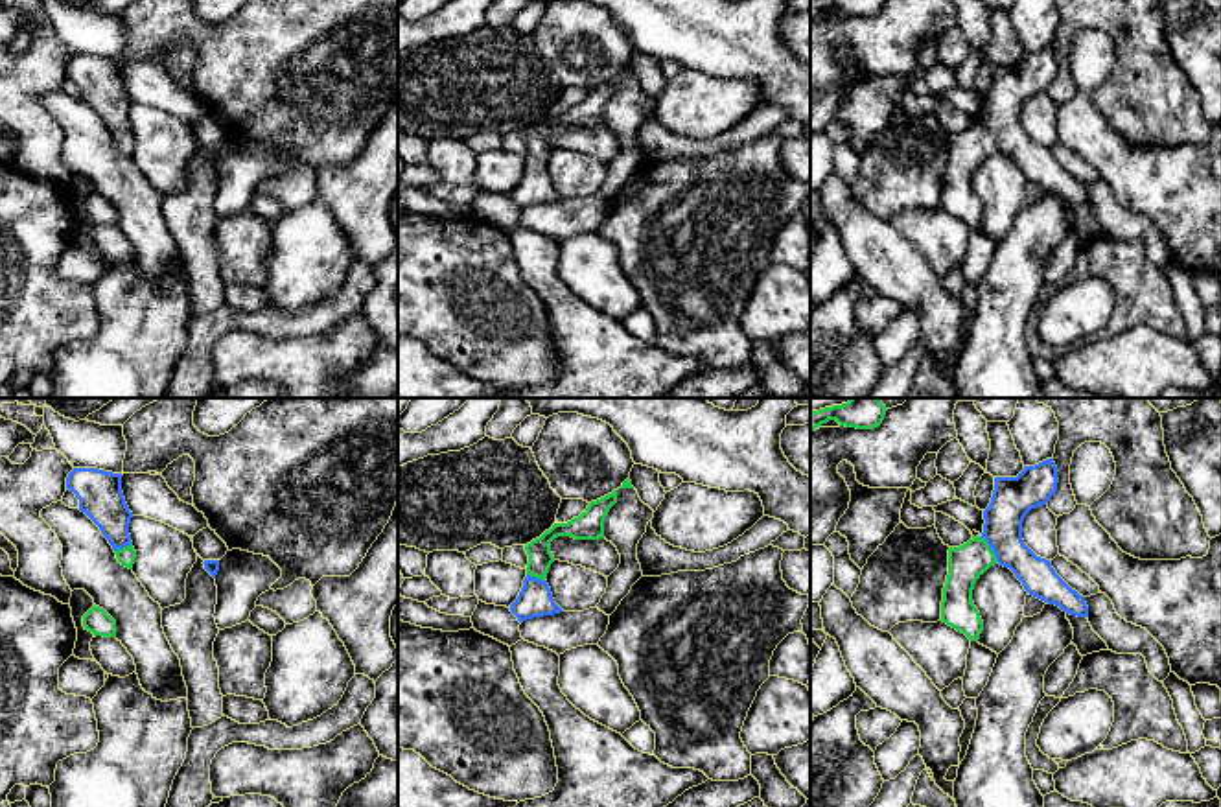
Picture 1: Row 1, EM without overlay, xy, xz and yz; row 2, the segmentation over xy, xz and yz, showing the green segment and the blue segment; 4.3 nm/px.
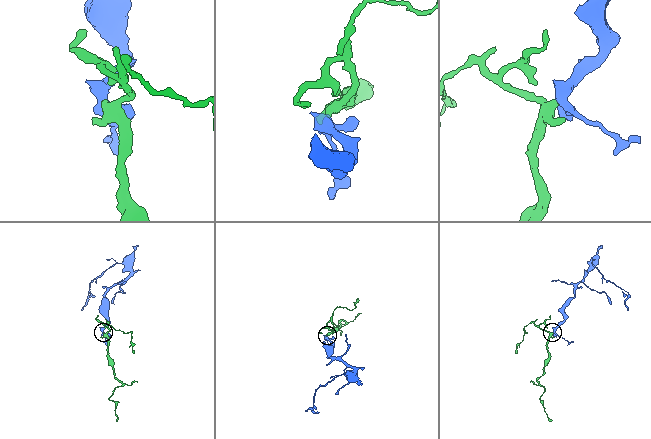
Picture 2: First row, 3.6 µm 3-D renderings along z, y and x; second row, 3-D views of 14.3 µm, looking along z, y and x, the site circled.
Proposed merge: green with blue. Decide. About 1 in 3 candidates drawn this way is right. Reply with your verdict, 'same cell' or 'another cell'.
same cell

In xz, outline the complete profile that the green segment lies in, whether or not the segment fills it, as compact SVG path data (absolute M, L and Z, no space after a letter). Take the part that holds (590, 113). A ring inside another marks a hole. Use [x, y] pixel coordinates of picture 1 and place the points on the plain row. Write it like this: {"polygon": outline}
{"polygon": "M617 77L611 81L591 88L587 96L567 111L554 111L540 125L525 133L529 142L527 164L517 186L510 192L510 199L519 210L554 203L564 199L552 186L551 175L547 171L547 160L554 144L551 140L551 129L558 123L571 123L575 127L599 127L604 125L604 107L610 96L617 90Z"}

